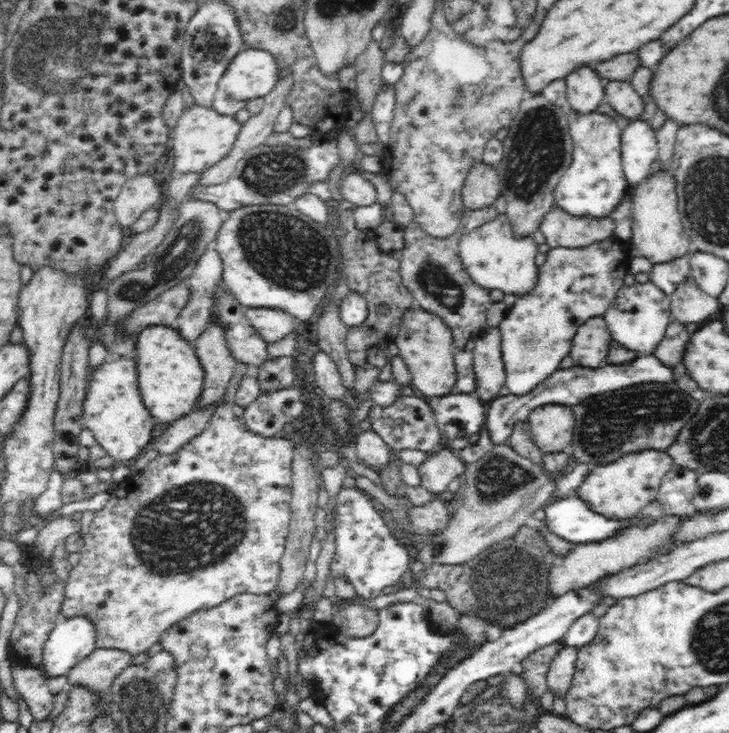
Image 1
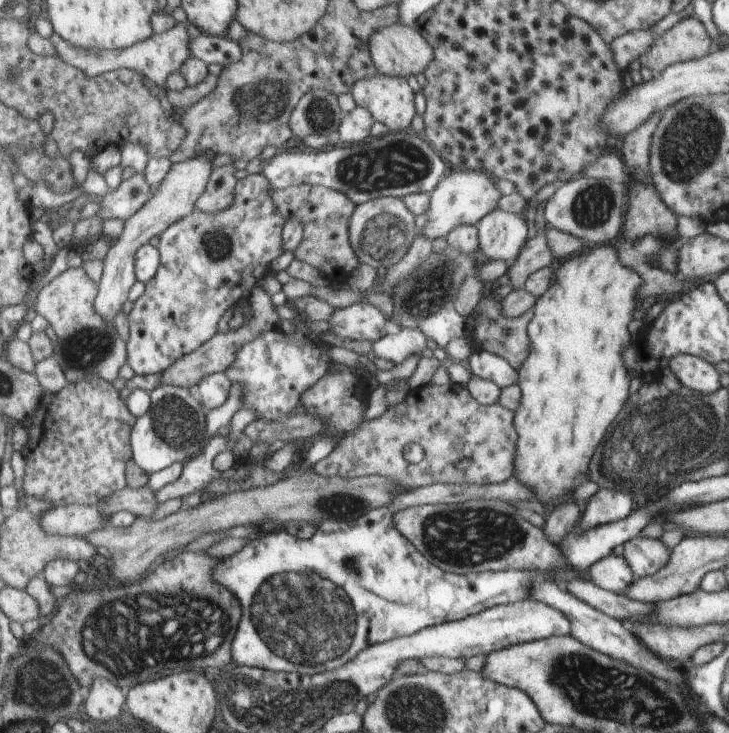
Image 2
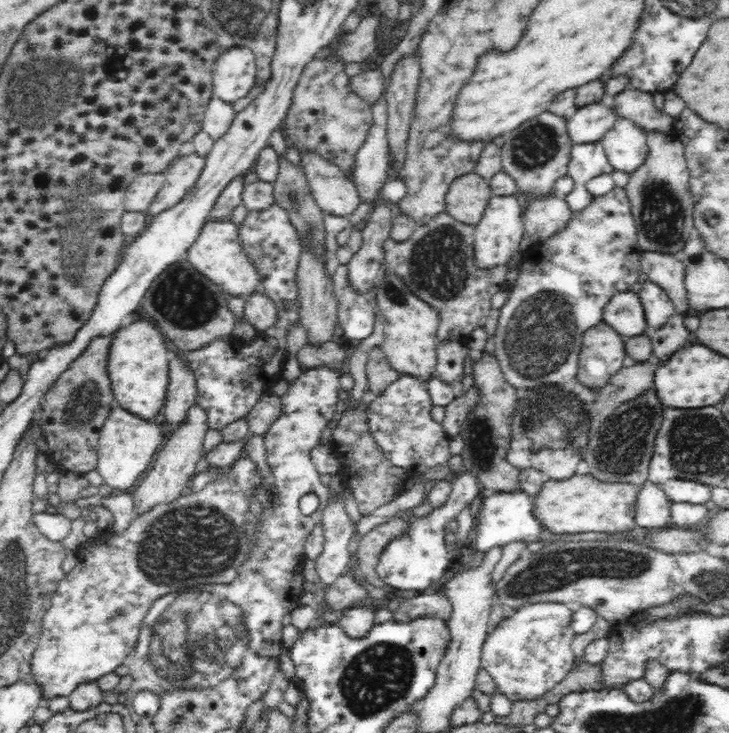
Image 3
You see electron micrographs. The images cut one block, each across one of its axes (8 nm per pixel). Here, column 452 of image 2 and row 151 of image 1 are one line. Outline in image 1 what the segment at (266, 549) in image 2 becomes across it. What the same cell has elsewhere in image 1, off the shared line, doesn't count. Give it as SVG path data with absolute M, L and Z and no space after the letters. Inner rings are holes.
M567 107L564 111L573 140L573 159L556 185L555 206L572 217L608 217L620 204L624 191L631 187L622 168L622 128L614 118L596 111L587 115L581 115Z

